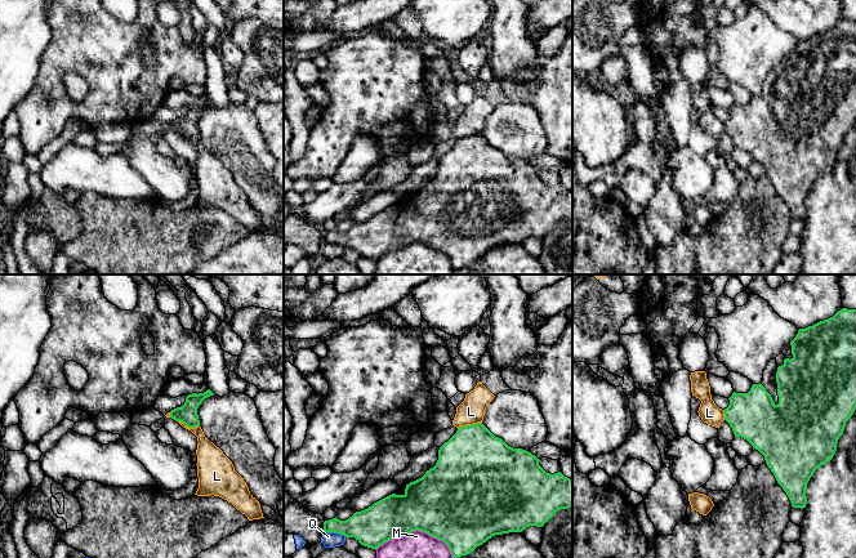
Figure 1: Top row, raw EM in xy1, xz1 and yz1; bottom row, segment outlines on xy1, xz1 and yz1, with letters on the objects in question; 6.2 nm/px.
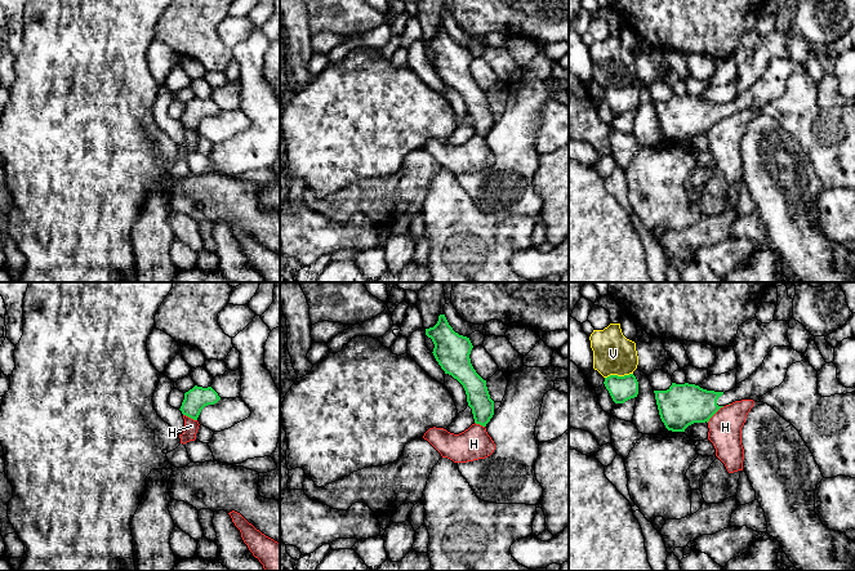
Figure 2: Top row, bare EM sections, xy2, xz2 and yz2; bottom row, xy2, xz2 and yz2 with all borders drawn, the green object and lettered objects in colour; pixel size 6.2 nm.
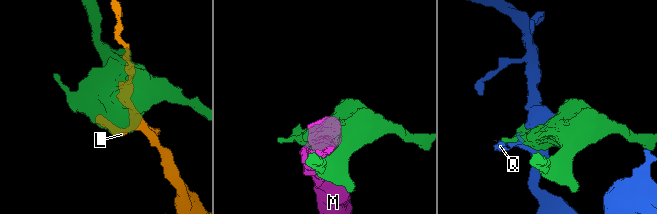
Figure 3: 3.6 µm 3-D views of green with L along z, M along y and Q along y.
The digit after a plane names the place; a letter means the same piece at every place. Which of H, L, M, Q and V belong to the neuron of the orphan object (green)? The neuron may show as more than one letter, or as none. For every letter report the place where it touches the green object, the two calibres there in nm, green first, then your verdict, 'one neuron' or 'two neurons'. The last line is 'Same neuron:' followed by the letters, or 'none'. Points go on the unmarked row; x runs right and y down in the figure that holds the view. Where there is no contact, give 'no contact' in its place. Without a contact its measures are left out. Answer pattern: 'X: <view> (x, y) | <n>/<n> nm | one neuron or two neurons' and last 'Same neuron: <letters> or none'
H: yz2 (715, 124) | 260/200 nm | two neurons
L: xz1 (469, 137) | 460/160 nm | two neurons
M: xz1 (418, 241) | 460/360 nm | two neurons
Q: xz1 (335, 242) | 240/100 nm | two neurons
V: yz2 (617, 87) | 160/260 nm | two neurons
Same neuron: none

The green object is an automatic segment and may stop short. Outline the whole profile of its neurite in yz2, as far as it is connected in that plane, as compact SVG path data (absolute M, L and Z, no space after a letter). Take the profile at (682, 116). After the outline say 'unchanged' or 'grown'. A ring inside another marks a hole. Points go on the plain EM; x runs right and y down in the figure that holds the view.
M774 58L748 90L725 104L707 102L689 94L672 94L667 102L654 102L660 130L672 143L685 143L694 134L708 134L721 119L729 115L742 111L756 113L784 93L792 75L805 70L803 64L791 58Z | grown

